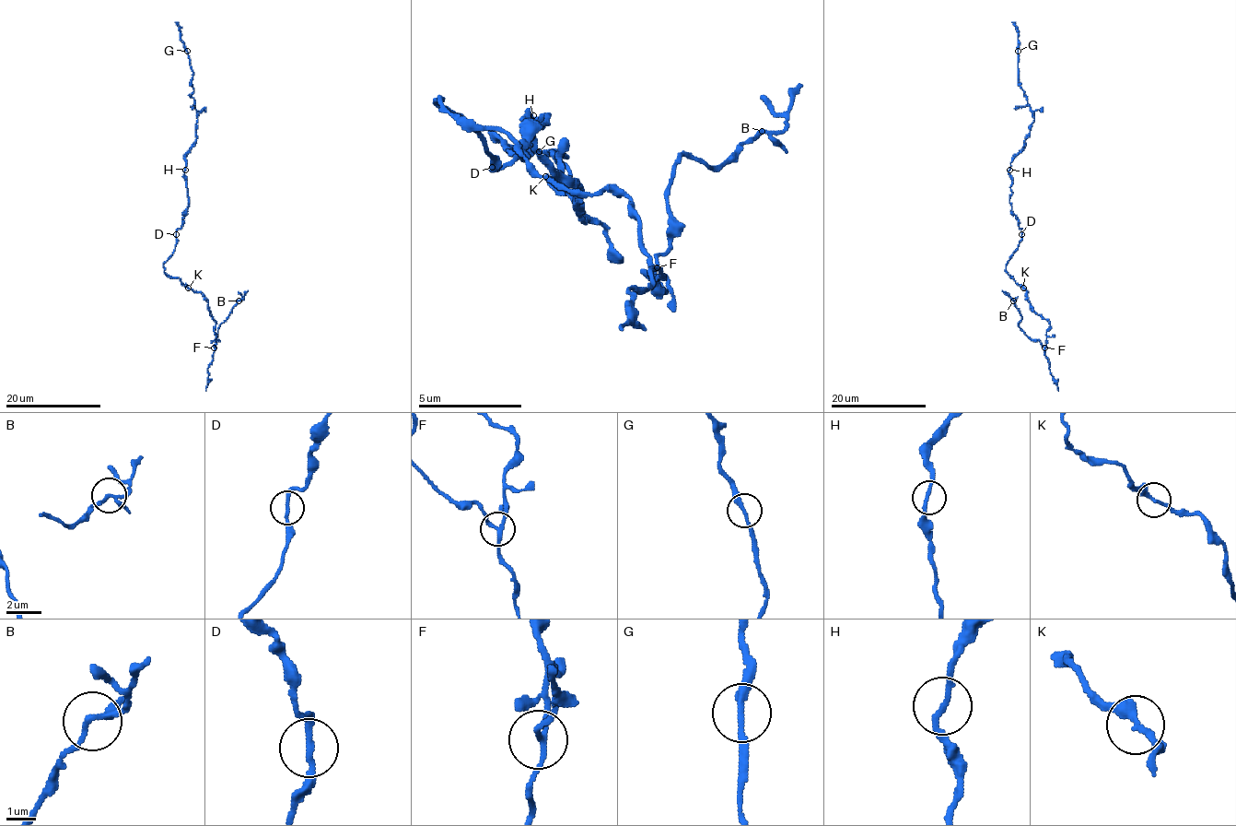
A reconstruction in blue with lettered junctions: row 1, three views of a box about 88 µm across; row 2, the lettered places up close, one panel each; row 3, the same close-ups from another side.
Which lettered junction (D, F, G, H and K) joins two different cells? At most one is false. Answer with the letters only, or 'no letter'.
F

